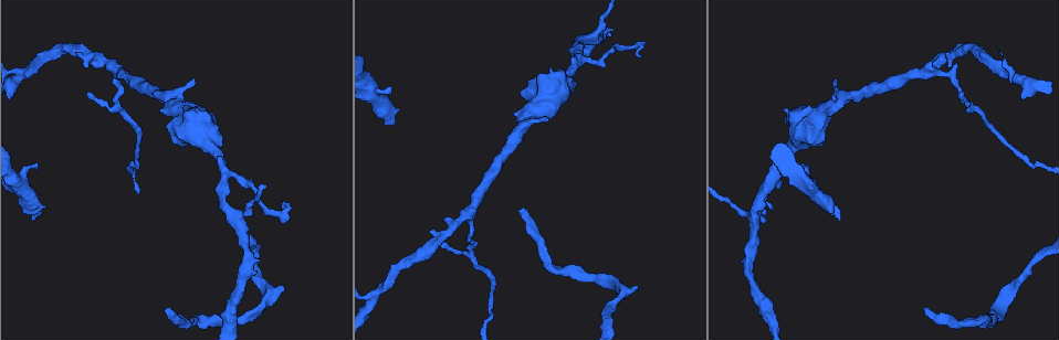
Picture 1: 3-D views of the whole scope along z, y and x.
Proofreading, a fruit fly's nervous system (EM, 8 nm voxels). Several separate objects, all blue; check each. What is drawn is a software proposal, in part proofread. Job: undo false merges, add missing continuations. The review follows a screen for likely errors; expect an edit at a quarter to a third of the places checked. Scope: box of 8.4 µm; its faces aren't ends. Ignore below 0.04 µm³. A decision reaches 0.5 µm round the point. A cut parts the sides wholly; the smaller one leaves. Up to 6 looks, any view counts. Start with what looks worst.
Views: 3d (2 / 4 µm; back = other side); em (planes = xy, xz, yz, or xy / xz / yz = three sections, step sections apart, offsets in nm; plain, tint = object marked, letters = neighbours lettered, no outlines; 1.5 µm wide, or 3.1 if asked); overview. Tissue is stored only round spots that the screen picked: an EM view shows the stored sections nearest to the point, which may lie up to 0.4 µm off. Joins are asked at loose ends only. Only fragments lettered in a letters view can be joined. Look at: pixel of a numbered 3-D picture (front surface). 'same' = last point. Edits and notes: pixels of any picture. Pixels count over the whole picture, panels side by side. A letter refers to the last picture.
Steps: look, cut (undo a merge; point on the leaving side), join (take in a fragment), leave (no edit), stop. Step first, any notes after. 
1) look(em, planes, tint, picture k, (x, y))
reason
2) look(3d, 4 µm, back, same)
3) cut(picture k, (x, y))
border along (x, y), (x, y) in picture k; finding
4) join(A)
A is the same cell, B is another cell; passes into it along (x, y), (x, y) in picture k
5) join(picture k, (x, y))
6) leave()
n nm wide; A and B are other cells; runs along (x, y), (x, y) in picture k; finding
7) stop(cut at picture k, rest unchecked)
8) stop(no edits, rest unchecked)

look(em, xy, step 8, tint, picture 1, (839, 220))
free end

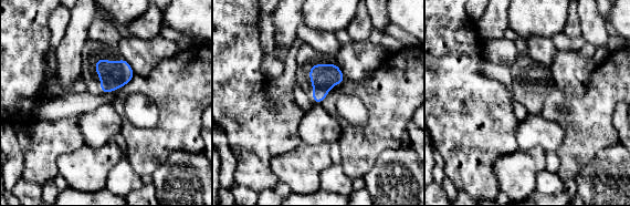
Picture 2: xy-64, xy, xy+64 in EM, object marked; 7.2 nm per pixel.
look(em, yz, step 4, letters, same)
another direction

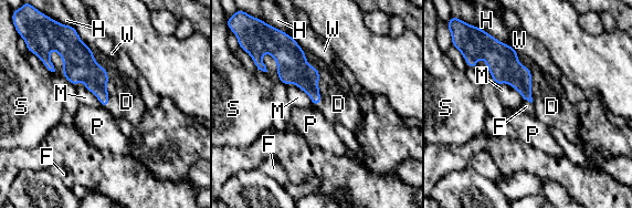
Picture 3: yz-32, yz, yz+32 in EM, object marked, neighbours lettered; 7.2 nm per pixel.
join(D)
D touches over 420 nm; D is the same cell, F, H, M, P, S and W are other cells; it goes on there

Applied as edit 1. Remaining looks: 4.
look(em, planes, letters, picture 1, (166, 309))
long arm stops here

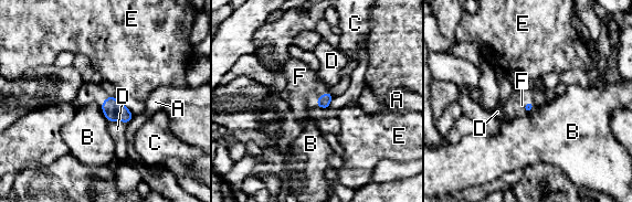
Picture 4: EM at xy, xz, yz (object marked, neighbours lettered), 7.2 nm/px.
join(F)
F is the same cell, A, B, C, D and E are other cells; passes into it along (323, 102), (322, 95), (299, 76) in picture 4; it goes on there

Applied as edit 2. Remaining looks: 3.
stop(join at picture 3, join at picture 4, rest unchecked)

